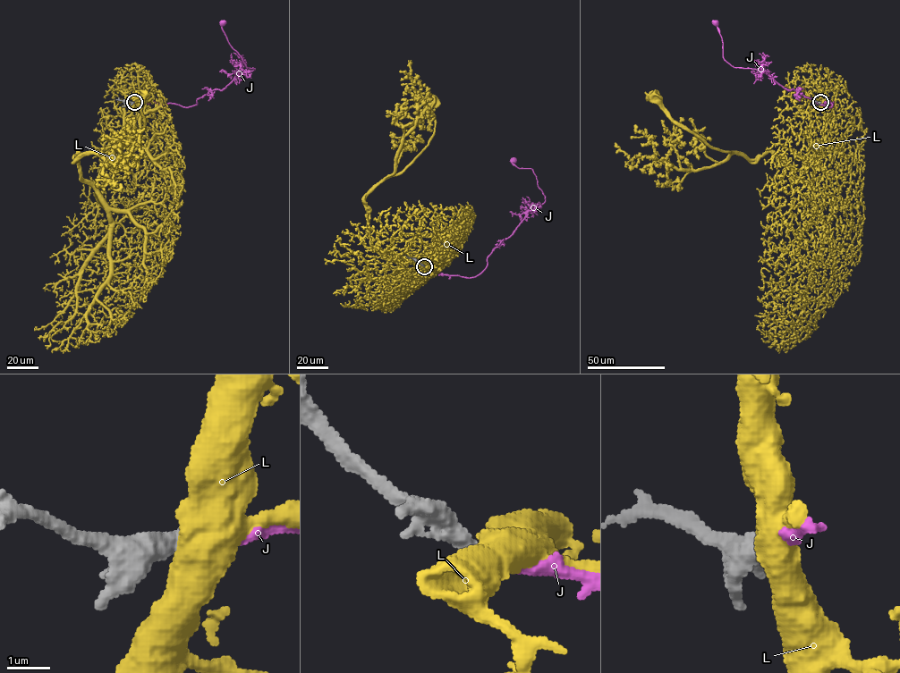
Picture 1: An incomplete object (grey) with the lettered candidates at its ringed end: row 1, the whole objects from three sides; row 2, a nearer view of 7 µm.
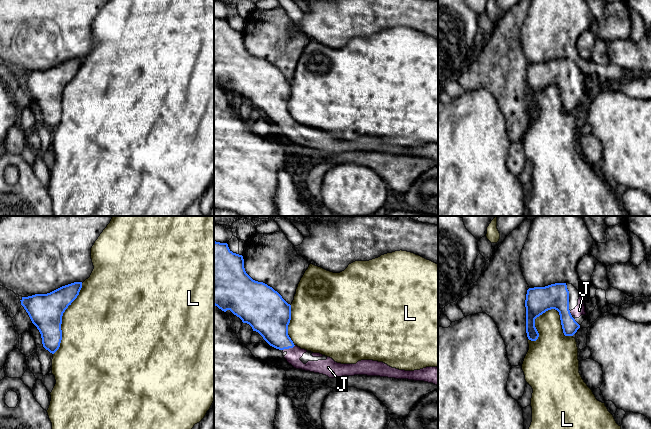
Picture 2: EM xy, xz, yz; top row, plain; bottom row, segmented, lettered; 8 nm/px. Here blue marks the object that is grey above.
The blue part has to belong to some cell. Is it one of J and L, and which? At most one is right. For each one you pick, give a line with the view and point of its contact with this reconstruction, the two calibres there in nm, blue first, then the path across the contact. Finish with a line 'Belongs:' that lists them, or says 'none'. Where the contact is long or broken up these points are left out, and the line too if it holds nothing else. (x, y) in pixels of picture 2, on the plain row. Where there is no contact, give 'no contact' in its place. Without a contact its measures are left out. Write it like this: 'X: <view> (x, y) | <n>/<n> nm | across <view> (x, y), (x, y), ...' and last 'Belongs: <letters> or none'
J: xz (289, 123) | 280/120 nm | across xz (271, 98), (275, 109), (289, 123), (293, 127), (293, 131)
Belongs: J

